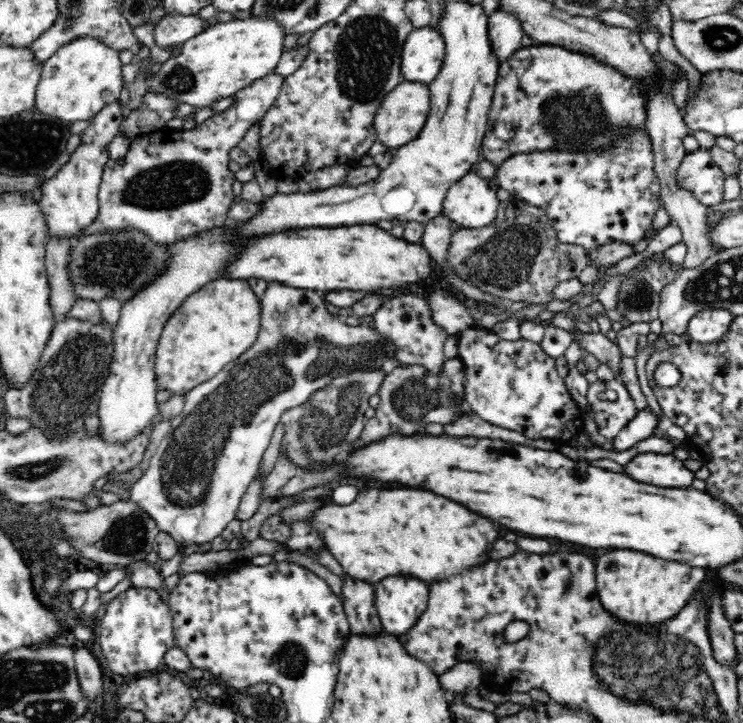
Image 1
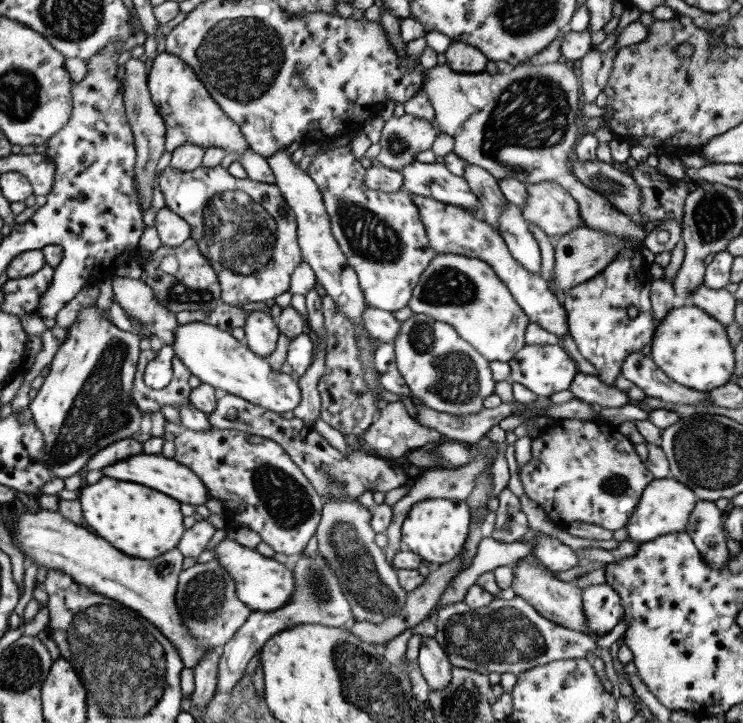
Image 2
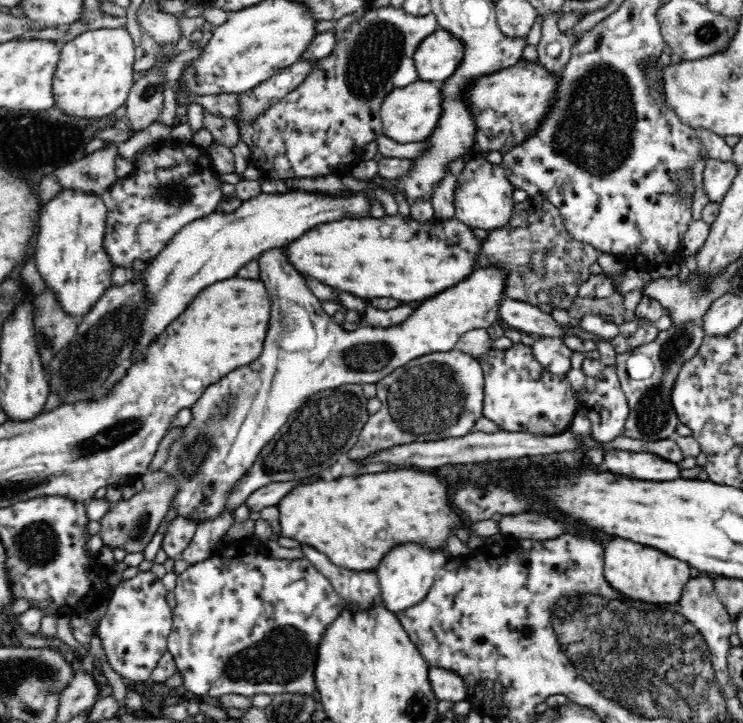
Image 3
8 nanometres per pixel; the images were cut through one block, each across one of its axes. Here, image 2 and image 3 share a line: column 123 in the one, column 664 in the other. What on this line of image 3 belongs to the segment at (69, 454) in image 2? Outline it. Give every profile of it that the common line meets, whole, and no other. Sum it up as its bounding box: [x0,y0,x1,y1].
[615,320,705,440]

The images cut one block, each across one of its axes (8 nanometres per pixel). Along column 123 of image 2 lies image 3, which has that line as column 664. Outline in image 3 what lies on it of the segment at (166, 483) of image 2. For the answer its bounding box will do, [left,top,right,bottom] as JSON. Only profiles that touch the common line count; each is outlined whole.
[601,450,682,482]

